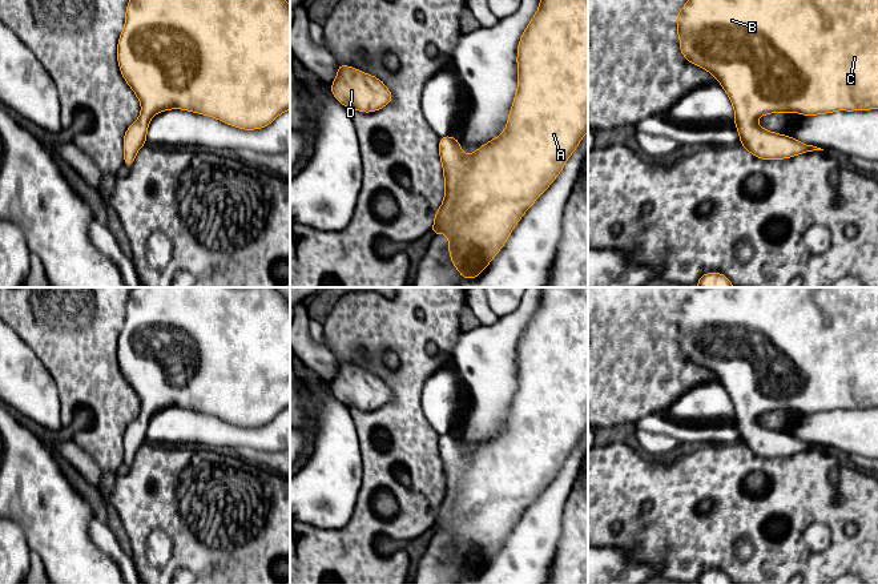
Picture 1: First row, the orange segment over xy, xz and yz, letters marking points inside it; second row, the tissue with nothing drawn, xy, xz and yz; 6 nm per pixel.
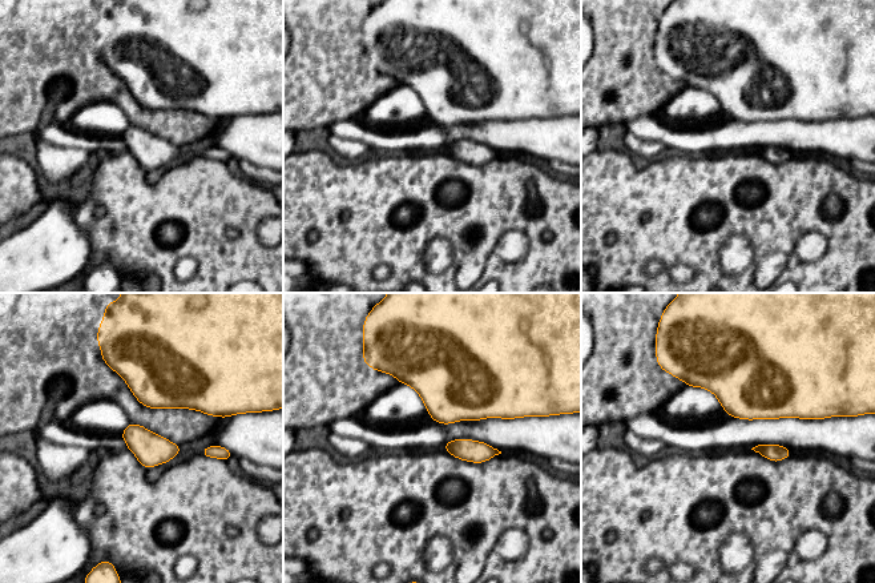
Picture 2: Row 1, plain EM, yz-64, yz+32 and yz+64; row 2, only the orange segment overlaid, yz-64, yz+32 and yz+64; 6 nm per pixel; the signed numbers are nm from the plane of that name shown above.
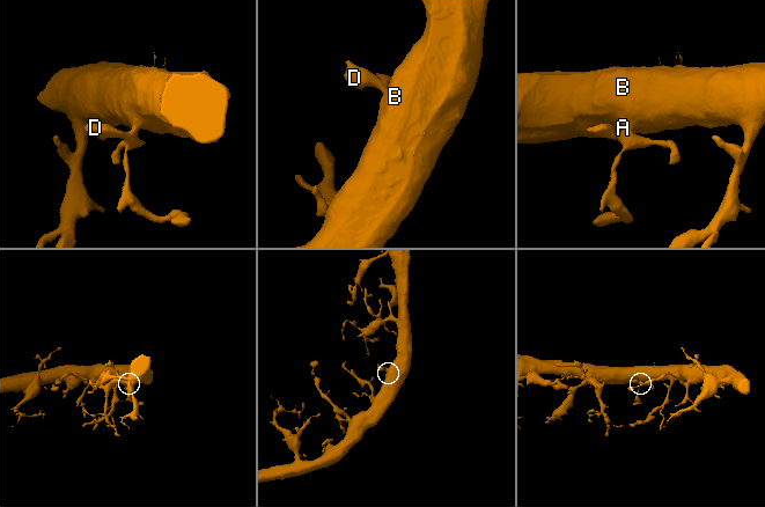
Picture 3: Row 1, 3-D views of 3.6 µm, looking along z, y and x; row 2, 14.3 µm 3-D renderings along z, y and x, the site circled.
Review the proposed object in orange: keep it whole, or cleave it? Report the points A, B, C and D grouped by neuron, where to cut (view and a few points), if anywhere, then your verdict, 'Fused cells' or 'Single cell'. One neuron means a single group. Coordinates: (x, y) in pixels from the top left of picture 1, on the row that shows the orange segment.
Groups: A B C D. No split. Single cell

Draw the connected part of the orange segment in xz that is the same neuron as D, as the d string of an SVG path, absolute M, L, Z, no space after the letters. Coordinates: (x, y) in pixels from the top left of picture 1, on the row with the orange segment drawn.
M341 63L330 89L334 98L347 109L363 113L376 112L392 101L391 90L380 78Z

